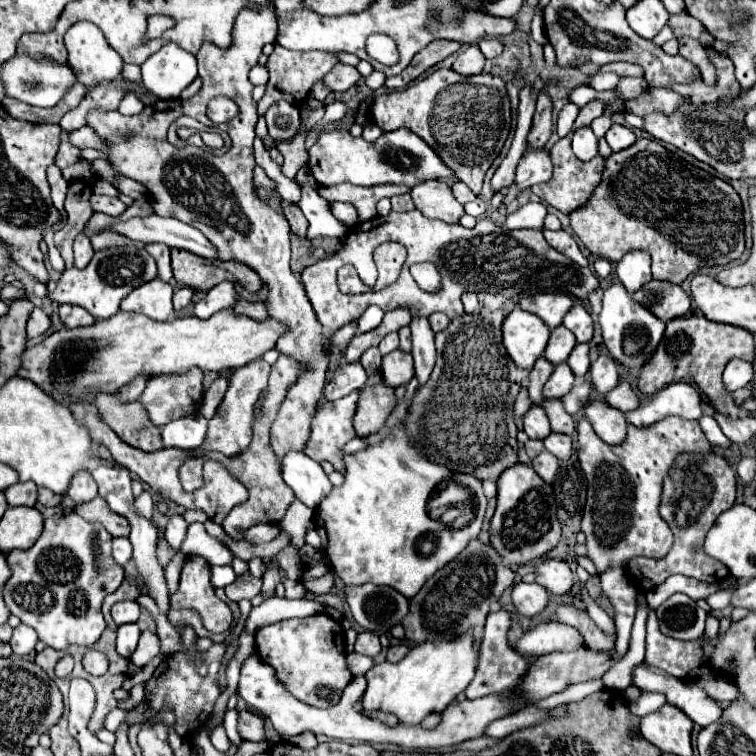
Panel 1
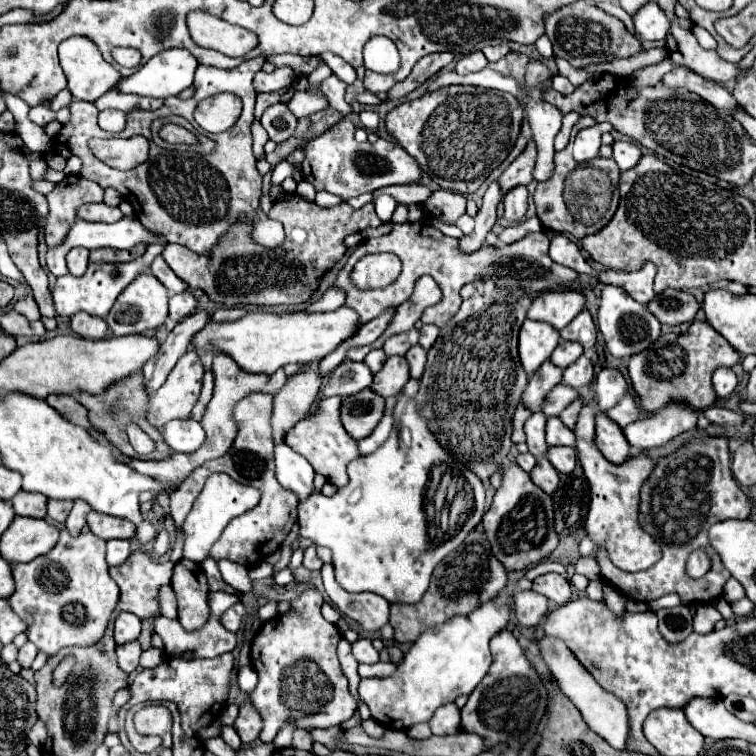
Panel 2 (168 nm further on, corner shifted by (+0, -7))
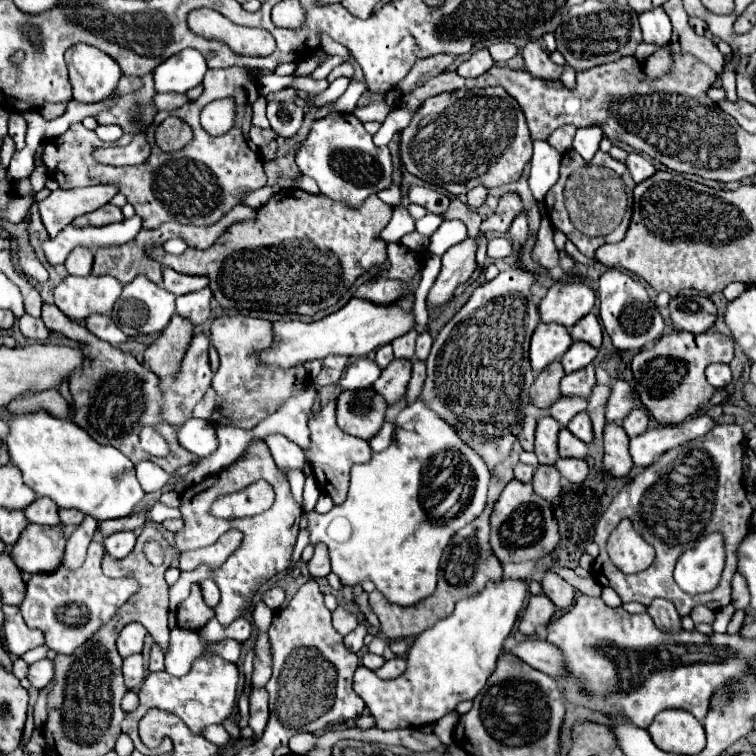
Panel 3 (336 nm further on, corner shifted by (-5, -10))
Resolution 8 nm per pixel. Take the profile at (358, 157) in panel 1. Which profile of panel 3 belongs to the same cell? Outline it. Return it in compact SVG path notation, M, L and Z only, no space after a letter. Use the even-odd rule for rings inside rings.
M330 114L316 120L296 152L296 166L302 174L316 180L324 196L348 202L350 206L360 206L370 194L378 194L392 184L390 150L386 146L374 146L372 136L352 114Z

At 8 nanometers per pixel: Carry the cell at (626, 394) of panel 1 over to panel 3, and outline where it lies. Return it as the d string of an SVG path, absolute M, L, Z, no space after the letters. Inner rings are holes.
M634 408L626 418L624 418L624 424L622 428L626 430L626 434L632 438L632 436L638 436L642 434L650 424L650 418L648 418L648 412L642 410L642 408Z

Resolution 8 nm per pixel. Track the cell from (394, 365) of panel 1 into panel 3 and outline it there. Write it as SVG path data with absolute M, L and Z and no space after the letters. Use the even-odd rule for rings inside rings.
M394 358L382 370L382 376L376 380L374 390L380 392L388 404L394 404L394 402L404 398L406 386L408 386L408 380L410 380L410 372L412 372L410 360L396 360Z

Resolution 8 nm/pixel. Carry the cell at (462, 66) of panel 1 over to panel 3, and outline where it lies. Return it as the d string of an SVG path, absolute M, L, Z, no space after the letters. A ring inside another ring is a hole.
M482 48L482 50L474 52L466 62L462 62L458 66L458 74L462 78L478 78L480 74L488 72L492 66L494 66L494 60L492 60L490 52L486 48Z

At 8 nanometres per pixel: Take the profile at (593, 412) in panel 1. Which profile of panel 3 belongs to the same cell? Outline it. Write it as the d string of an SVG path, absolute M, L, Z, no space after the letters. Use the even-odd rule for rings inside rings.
M606 424L604 428L604 470L614 478L628 476L632 468L632 458L628 452L628 434L618 424Z

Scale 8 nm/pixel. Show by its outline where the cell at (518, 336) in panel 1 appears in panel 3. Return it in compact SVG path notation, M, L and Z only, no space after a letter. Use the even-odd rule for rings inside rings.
M540 322L532 334L532 344L530 344L532 370L538 374L550 362L560 360L570 346L572 346L572 338L566 326Z

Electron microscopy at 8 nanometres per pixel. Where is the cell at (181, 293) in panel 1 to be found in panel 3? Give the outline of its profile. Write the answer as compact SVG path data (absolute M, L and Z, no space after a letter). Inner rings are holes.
M210 288L200 292L190 292L176 298L176 312L188 318L192 324L204 324L210 318Z

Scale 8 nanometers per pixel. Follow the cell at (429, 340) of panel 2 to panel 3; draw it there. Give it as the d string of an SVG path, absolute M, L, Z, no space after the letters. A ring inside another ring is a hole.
M422 332L418 336L418 340L416 340L416 354L414 354L414 358L416 360L426 360L428 354L430 354L430 348L432 348L432 338L430 338L428 332Z

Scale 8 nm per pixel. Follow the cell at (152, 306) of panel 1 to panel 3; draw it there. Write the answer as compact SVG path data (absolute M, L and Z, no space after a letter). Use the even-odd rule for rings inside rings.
M136 276L132 282L124 284L122 294L120 294L118 302L114 304L112 318L114 318L116 326L122 328L122 332L130 338L136 338L142 334L158 334L166 328L172 314L176 312L174 300L176 300L176 296L172 292L168 292L166 288L150 282L146 276Z

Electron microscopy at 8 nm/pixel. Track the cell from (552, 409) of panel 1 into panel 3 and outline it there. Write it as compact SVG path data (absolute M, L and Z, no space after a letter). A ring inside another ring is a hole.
M562 428L558 436L558 454L562 458L586 458L588 446L582 440L578 440L570 430Z

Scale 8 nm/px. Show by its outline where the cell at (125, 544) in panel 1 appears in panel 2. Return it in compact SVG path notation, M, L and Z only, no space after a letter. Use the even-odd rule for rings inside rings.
M125 539L107 541L107 563L109 563L111 567L121 565L129 555L131 555L129 541L125 541Z

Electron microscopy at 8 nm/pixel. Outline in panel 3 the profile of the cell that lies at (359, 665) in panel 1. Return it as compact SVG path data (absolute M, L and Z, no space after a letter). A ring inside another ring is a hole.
M400 656L388 660L382 668L376 670L376 674L378 674L380 678L384 678L384 680L398 678L398 676L402 676L404 672L406 672L406 658L400 658Z

